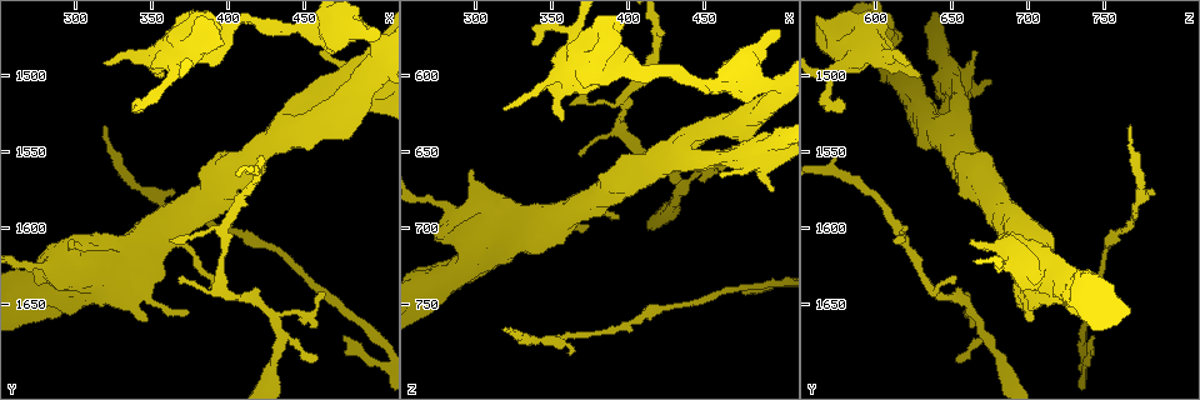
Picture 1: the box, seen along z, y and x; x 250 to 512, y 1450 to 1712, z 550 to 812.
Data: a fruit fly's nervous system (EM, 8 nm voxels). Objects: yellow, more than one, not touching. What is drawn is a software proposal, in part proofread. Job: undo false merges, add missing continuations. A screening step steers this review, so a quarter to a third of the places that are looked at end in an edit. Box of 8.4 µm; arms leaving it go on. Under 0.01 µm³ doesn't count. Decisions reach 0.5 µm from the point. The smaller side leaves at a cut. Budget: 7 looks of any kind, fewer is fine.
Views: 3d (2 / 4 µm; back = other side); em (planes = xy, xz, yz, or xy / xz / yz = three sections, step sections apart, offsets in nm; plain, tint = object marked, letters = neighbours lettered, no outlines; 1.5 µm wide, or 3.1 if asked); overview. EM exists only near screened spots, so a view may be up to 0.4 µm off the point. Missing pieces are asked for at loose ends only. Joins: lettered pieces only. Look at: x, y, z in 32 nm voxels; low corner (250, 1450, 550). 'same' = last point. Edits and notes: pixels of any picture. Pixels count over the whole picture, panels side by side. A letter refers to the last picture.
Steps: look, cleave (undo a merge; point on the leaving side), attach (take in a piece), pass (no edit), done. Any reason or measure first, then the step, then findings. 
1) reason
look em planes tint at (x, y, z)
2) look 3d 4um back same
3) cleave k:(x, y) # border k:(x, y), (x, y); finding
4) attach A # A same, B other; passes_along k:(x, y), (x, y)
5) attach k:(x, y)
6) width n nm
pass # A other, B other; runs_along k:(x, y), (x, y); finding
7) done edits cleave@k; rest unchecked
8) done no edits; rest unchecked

branch stops here
look em planes letters at (456, 1688, 654)

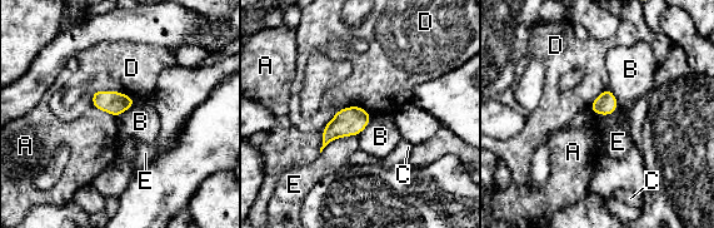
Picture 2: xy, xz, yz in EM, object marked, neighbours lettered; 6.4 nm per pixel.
longest_contact D 300 nm
pass # A other, B other, C other, D other, E other; border 2:(608, 88), (617, 108), (594, 114); no lettered piece goes on from it

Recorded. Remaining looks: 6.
free end
look em 3.1um xz step 16 letters at (474, 1670, 744)

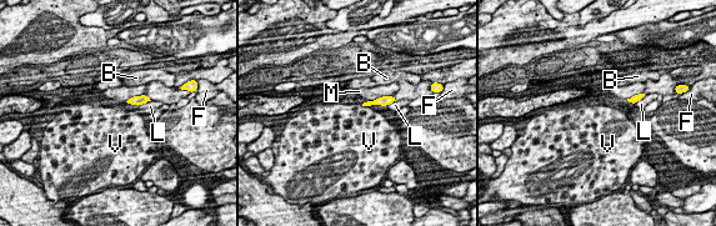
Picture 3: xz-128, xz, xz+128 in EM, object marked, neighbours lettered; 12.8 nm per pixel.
cut it another way
look em 3.1um planes letters same

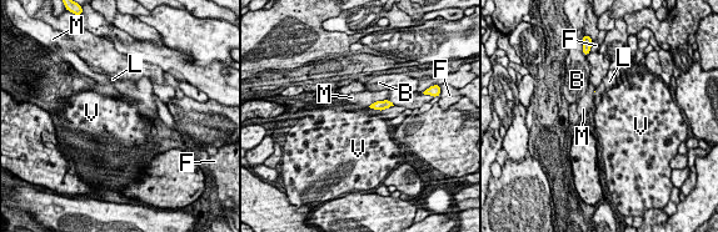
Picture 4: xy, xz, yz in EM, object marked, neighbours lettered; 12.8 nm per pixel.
pass # B other, F other, L other, M other, V other; border 4:(387, 99), (373, 101), (368, 106); none of them fits

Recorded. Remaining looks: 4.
narrows sharply
look 3d 2um at (342, 1572, 772)

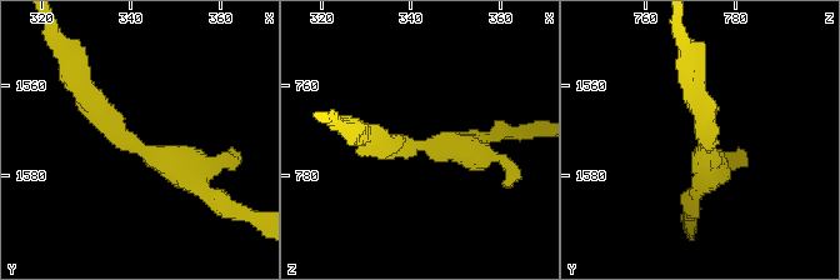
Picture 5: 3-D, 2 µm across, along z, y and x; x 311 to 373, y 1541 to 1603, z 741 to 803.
shape alone is not enough
look em planes tint at (341, 1574, 774)

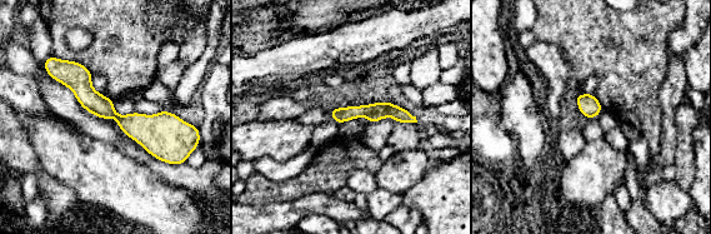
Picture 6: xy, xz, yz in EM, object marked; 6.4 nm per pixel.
look em planes letters same

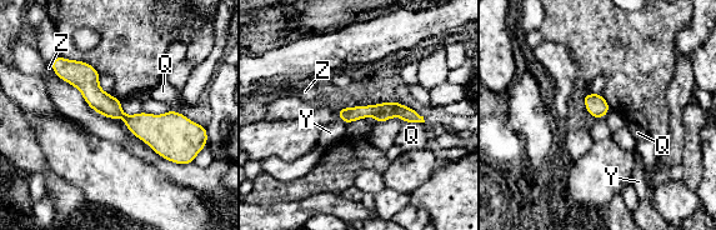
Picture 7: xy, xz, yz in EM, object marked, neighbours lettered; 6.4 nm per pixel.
width 120 nm
pass # Q other, Y other, Z other; runs_along 7:(59, 73), (135, 124), (193, 130); continuous, no second cell

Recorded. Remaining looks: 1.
done no edits; rest unchecked

